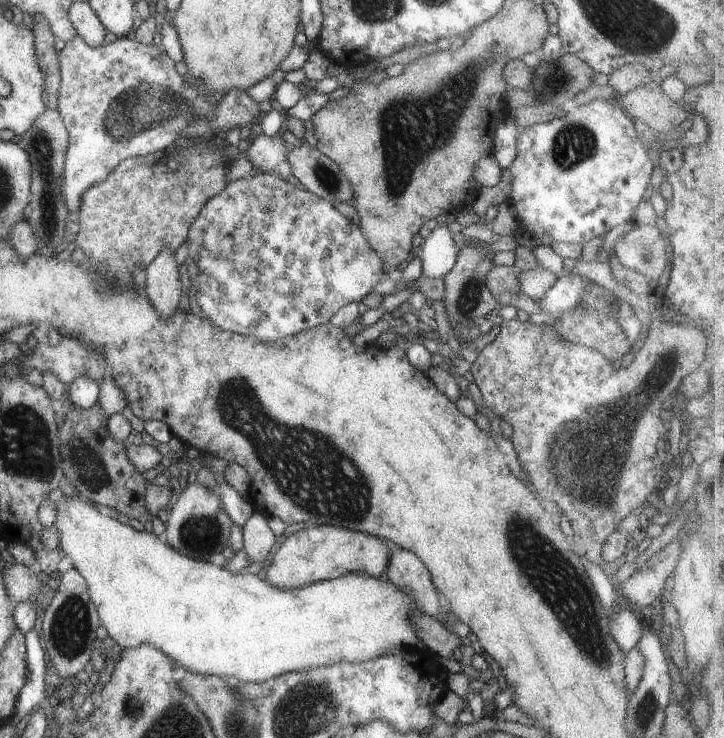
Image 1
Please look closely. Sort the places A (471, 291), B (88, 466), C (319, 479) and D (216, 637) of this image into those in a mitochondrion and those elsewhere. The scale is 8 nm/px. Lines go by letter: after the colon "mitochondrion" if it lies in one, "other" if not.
A: mitochondrion
B: mitochondrion
C: mitochondrion
D: other

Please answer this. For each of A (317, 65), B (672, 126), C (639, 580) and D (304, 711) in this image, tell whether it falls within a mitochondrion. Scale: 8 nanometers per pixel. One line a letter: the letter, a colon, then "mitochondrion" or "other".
A: other
B: other
C: other
D: mitochondrion

